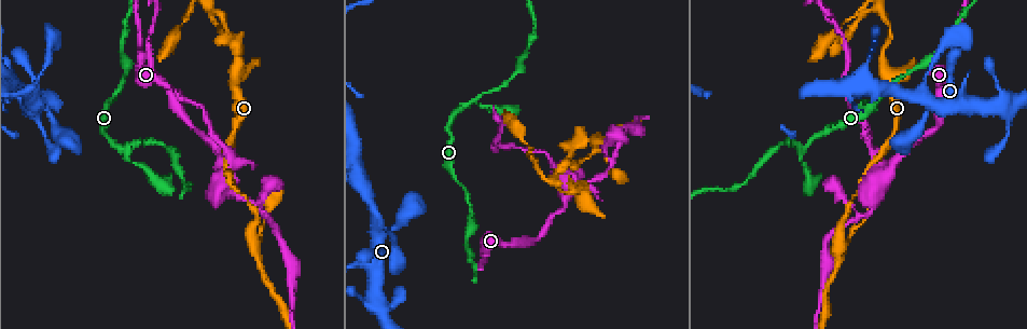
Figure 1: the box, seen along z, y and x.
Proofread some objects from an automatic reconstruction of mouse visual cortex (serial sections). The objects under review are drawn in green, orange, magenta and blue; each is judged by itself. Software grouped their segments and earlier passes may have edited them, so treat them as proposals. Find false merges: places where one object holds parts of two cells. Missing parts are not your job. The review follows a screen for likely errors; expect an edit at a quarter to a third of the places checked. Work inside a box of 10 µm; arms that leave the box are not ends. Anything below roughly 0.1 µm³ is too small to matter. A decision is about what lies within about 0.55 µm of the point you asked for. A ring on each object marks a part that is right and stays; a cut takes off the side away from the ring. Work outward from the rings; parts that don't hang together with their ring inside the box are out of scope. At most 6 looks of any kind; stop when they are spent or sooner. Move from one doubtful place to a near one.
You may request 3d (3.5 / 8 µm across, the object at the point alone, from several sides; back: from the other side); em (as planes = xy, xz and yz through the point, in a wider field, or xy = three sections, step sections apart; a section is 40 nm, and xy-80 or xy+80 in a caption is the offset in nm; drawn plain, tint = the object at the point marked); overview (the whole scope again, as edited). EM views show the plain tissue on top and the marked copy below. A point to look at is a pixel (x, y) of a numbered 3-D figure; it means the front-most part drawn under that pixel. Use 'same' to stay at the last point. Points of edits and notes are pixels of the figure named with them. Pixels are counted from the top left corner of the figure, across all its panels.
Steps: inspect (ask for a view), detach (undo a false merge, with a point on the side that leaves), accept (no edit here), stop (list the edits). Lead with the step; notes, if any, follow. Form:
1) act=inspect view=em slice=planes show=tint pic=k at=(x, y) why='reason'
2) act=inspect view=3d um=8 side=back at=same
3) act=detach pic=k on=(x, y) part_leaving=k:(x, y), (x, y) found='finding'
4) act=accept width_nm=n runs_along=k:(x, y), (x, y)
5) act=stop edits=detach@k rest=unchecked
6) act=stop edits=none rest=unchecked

act=inspect view=em slice=xy step=3 show=tint pic=1 at=(596, 136) why='arms run side by side'

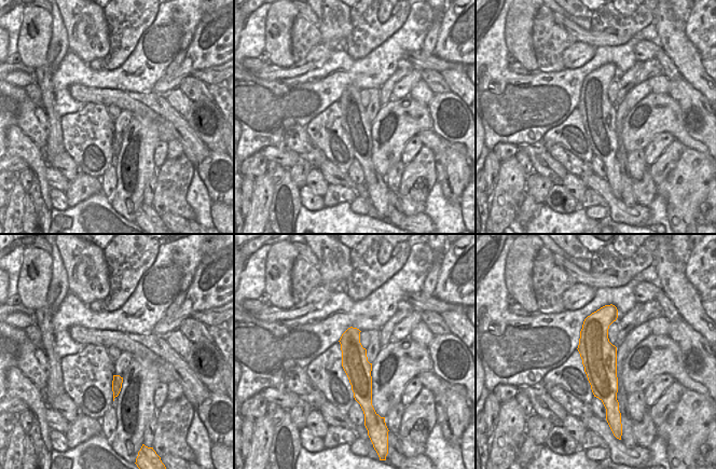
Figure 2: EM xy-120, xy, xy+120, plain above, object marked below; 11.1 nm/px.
act=inspect view=3d um=3.5 at=same why='see where the arms go'

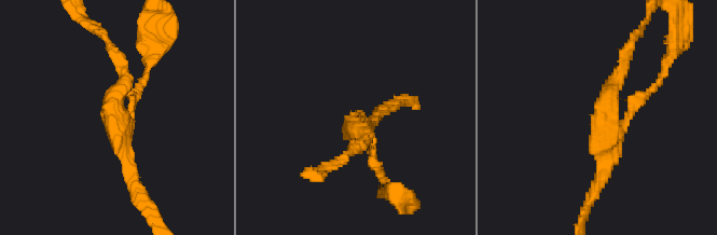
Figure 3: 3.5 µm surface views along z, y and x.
act=accept arm_widths_nm=150,200,200 runs_along=2:(603, 309), (600, 366), (607, 399) found='all the same cell'

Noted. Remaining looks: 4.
act=inspect view=3d um=8 pic=1 at=(885, 171) why='abrupt turn'

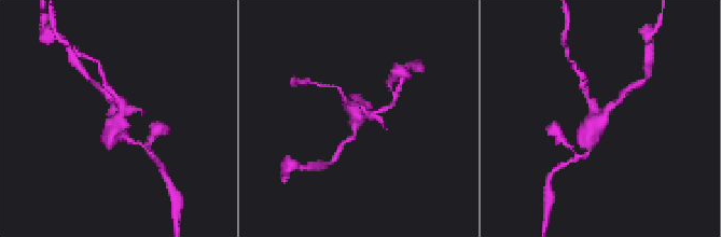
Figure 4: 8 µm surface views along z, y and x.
act=inspect view=em slice=xy step=3 show=tint at=same why='shape alone is not enough'

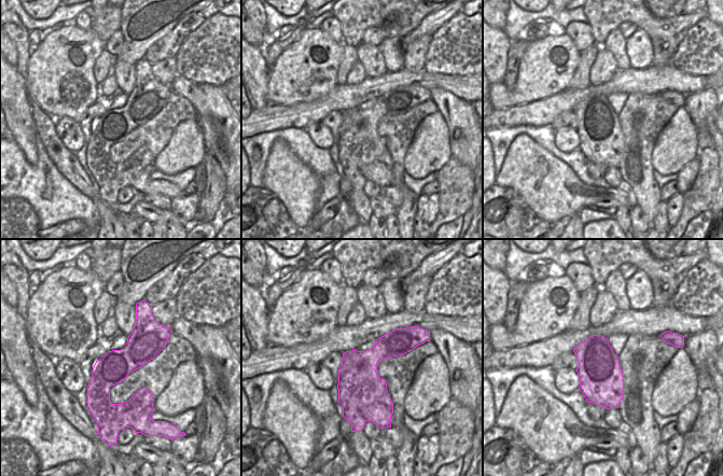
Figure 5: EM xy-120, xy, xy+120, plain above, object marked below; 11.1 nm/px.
act=detach pic=4 on=(120, 100) part_leaving=4:(598, 119), (585, 85) found='a second cell is stuck on'

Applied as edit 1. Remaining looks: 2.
act=stop edits=detach@4 rest=unchecked

